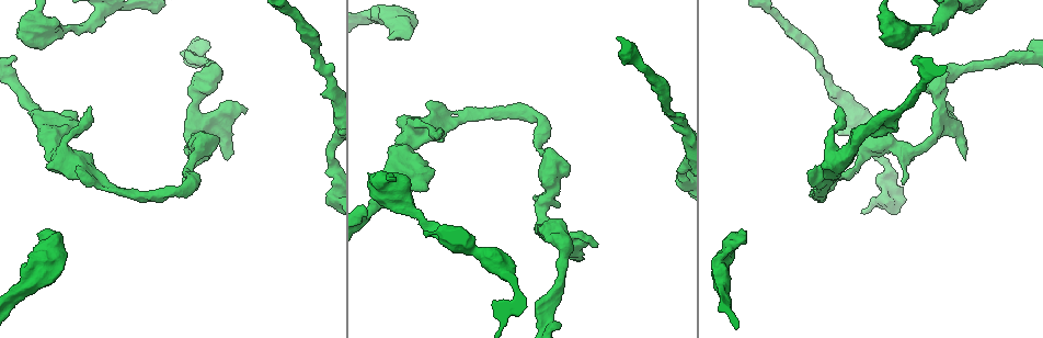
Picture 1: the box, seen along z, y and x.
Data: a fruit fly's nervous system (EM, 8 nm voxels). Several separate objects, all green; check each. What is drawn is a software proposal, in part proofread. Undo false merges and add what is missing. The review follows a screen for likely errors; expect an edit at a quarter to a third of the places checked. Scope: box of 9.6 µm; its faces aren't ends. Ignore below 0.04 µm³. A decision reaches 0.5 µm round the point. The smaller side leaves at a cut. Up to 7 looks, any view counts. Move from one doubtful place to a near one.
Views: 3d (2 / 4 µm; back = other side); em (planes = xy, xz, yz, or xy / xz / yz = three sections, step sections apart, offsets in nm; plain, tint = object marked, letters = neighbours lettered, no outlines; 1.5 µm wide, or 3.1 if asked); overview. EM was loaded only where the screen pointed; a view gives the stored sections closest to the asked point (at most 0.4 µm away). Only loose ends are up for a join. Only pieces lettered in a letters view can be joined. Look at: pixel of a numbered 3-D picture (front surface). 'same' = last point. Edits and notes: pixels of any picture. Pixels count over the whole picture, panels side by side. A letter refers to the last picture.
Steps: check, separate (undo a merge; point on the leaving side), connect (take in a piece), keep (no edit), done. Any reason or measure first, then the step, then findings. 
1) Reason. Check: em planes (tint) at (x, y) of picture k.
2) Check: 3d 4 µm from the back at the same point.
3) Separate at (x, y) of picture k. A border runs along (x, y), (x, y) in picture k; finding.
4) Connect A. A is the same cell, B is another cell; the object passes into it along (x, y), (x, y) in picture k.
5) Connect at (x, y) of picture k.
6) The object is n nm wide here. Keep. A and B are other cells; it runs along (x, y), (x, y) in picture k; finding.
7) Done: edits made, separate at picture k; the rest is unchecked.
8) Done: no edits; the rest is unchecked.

Branch stops here. Check: 3d 4 µm at (577, 259) of picture 1.

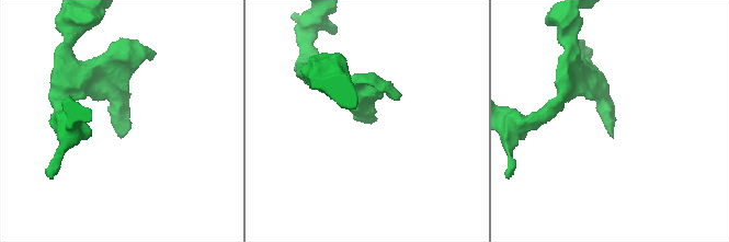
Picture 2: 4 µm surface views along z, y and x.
Need the tissue. Check: em planes (letters) at (124, 134) of picture 2.

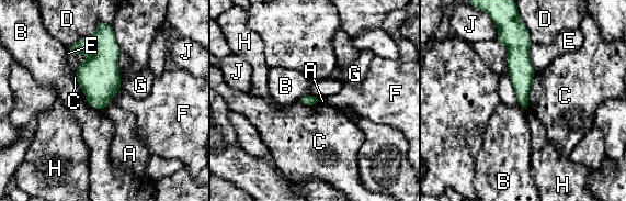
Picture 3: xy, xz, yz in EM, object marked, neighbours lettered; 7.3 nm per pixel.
The longest contact is with B, 300 nm. Keep. A, B, C, D, E, F, G, H and J are other cells; none of them fits.

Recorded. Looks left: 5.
Narrows sharply. Check: em yz step 4 (letters) at (420, 219) of picture 1.

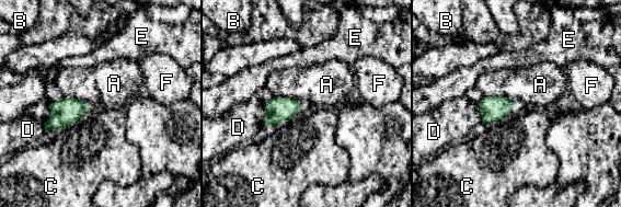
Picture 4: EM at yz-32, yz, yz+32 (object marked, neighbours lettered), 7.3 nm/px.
The object is 60 nm wide here; the longest contact is with D, 220 nm. Keep. A, B, C, D, E and F are other cells; one cell here.

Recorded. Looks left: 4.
Thick end. Check: em xz step 8 (letters) at (431, 102) of picture 1.

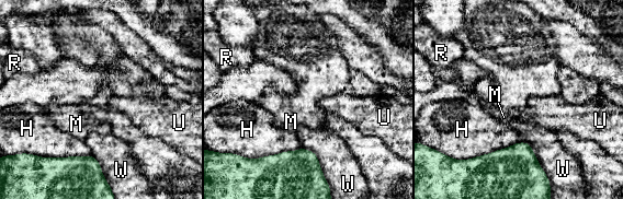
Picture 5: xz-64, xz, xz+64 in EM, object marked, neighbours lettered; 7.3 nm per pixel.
Another direction. Check: em planes (letters) at the same point.

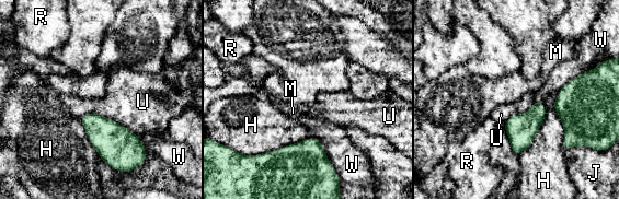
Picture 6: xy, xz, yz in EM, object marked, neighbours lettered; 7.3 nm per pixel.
The longest contact is with U, 460 nm. Keep. H, J, M, R, U and W are other cells; none of them fits.

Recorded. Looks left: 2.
Done: no edits; the rest is unchecked.

